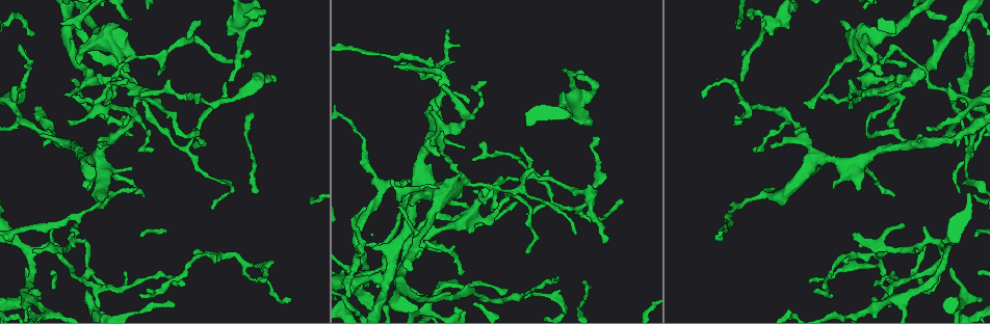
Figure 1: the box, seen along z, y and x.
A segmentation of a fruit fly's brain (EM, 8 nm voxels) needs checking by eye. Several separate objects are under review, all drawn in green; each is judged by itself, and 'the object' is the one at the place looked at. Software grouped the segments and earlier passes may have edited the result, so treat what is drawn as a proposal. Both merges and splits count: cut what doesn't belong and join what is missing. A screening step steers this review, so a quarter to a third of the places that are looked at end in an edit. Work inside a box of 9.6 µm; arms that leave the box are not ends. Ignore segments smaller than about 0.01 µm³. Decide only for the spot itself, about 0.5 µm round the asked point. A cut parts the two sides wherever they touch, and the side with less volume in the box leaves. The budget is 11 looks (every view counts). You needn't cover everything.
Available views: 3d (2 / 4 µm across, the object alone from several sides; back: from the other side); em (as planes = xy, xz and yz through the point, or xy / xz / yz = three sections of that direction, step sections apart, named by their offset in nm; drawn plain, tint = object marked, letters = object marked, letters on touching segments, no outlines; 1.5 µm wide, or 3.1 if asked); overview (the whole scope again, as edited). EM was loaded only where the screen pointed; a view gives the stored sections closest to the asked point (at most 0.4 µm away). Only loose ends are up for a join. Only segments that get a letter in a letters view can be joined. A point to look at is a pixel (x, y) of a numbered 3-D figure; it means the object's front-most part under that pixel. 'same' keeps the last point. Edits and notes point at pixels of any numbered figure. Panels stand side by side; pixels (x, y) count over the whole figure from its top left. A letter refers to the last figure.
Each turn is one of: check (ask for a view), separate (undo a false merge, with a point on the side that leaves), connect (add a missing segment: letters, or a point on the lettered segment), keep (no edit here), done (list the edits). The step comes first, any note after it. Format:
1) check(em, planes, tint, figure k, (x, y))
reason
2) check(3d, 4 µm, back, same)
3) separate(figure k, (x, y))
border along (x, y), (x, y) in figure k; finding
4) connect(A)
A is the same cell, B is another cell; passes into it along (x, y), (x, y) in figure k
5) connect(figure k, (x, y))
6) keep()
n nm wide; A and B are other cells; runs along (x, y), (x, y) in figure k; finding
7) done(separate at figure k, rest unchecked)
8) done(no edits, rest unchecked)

check(3d, 2 µm, figure 1, (593, 139))
tapers out

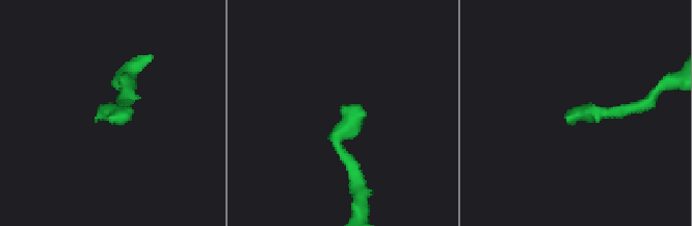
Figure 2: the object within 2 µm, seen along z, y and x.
check(em, planes, tint, figure 2, (568, 121))
shape alone is not enough

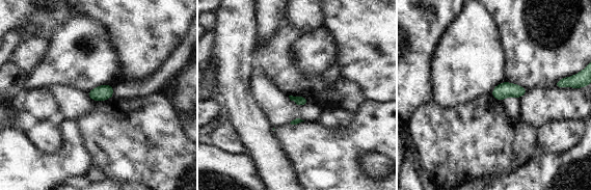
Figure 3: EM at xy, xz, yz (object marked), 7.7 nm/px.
check(em, planes, letters, same)
what lies round it

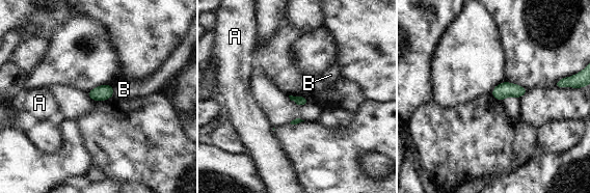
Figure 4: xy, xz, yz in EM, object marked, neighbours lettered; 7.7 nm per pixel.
keep()
80 nm wide; A and B are other cells; border along (114, 86), (113, 95) in figure 4; none of them fits

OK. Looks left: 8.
check(em, planes, letters, figure 1, (887, 253))
tapers out

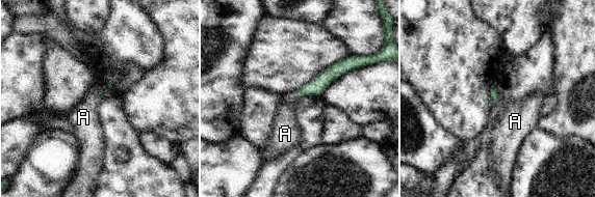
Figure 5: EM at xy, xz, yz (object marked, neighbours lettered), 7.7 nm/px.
connect(figure 5, (285, 123))
A is the same cell; passes into it along (316, 86), (295, 93), (285, 123) in figure 5; it goes on there

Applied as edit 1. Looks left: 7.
check(em, yz, step 8, plain, figure 1, (951, 269))
branch stops here

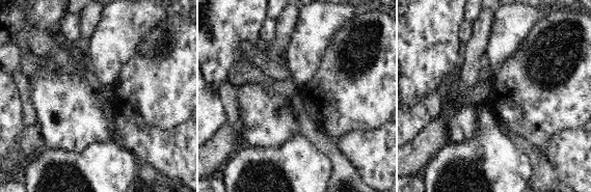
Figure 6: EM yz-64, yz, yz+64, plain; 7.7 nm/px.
check(em, yz, step 8, letters, same)
what lies round it

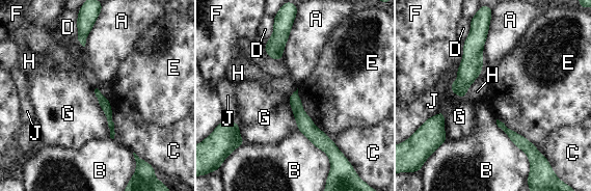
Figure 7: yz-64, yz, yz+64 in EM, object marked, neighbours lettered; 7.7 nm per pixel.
keep()
A, B, C, D, E, F, G, H and J are other cells; runs along (295, 94), (304, 125), (327, 148) in figure 7; no lettered segment goes on from it

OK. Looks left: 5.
check(3d, 2 µm, figure 1, (271, 76))
long arm stops here

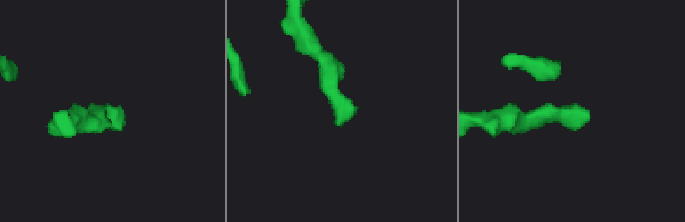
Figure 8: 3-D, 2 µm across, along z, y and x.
check(em, planes, tint, figure 8, (588, 120))

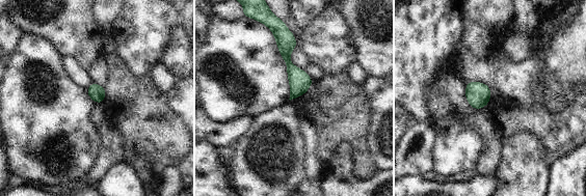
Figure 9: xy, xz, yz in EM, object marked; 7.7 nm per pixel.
check(em, planes, letters, same)
what lies round it

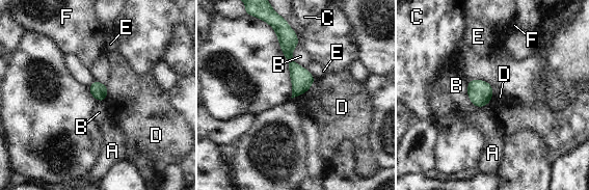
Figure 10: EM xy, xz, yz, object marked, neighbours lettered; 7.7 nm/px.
keep()
120 nm wide; A, B, C, D, E and F are other cells; border along (288, 24), (305, 69) in figure 10; no lettered segment goes on from it

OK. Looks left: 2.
done(connect at figure 5, rest unchecked)

